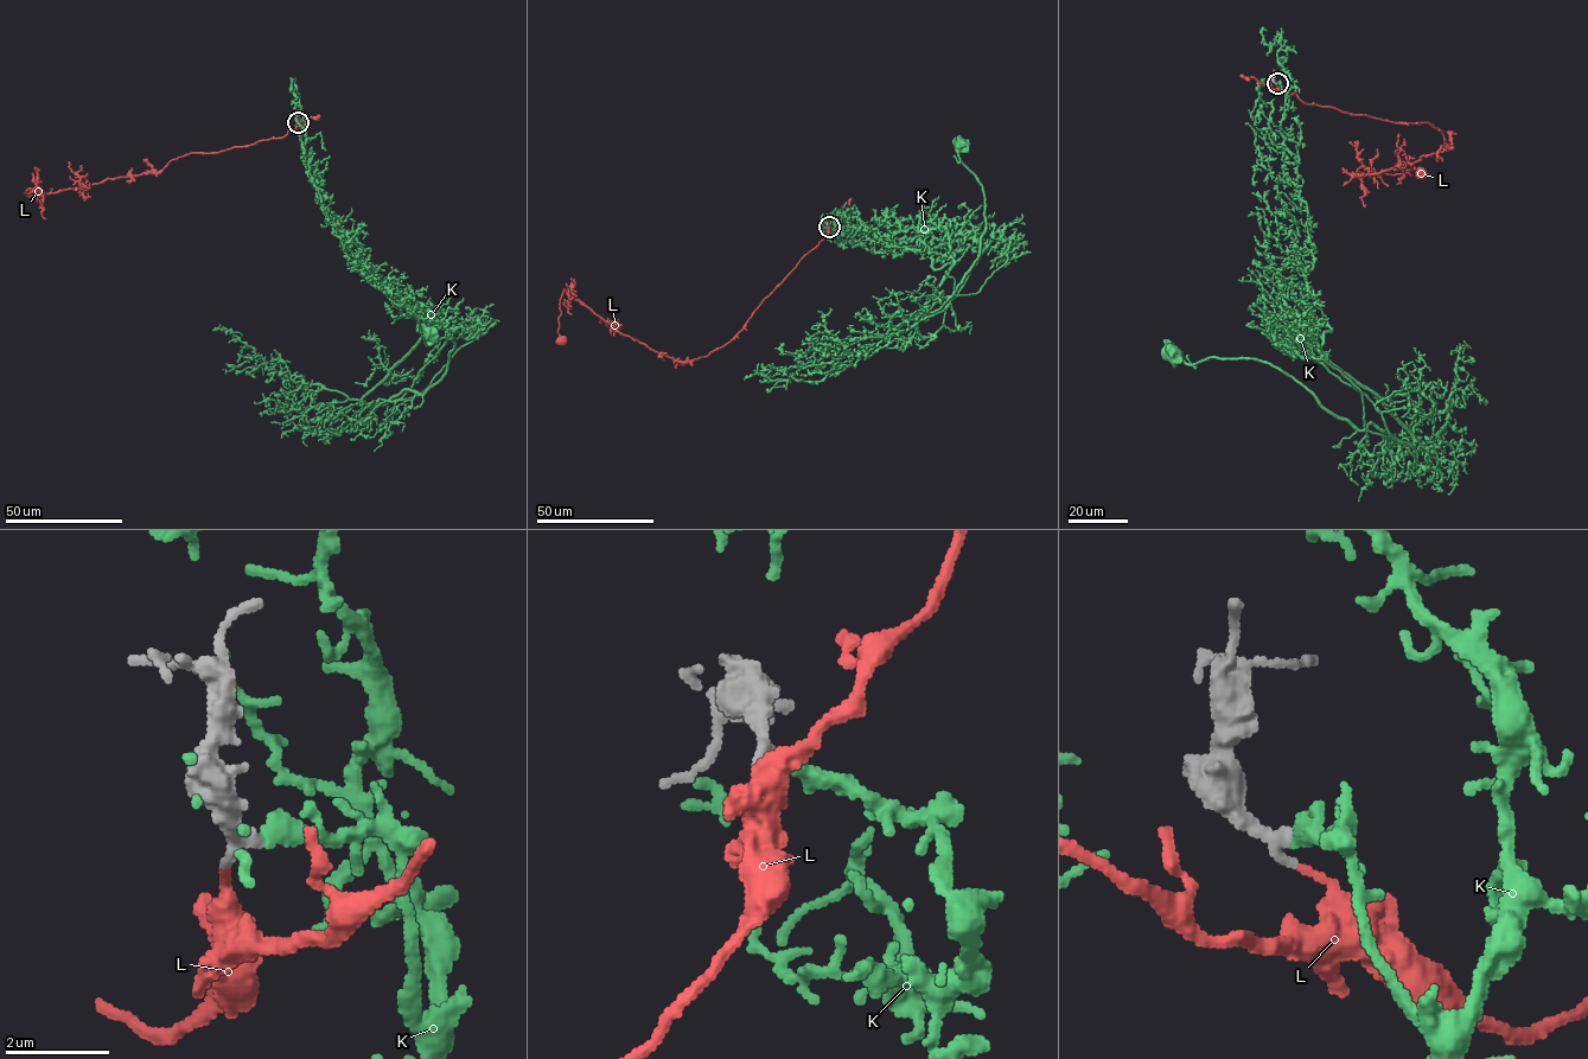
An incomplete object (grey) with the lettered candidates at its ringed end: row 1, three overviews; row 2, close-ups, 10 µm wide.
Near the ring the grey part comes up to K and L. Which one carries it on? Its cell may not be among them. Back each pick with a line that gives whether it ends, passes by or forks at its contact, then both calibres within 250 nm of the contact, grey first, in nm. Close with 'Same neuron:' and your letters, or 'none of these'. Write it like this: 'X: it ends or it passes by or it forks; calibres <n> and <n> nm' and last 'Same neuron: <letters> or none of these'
K: it ends; calibres 280 and 400 nm
Same neuron: K

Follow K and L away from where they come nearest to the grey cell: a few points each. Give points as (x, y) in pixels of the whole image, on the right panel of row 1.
K: (1277, 83), (1321, 351), (1413, 442), (1356, 428), (1268, 363), (1172, 353)
L: (1277, 85), (1303, 103), (1390, 121), (1428, 122), (1442, 132), (1443, 151), (1379, 173), (1357, 171), (1427, 173)

